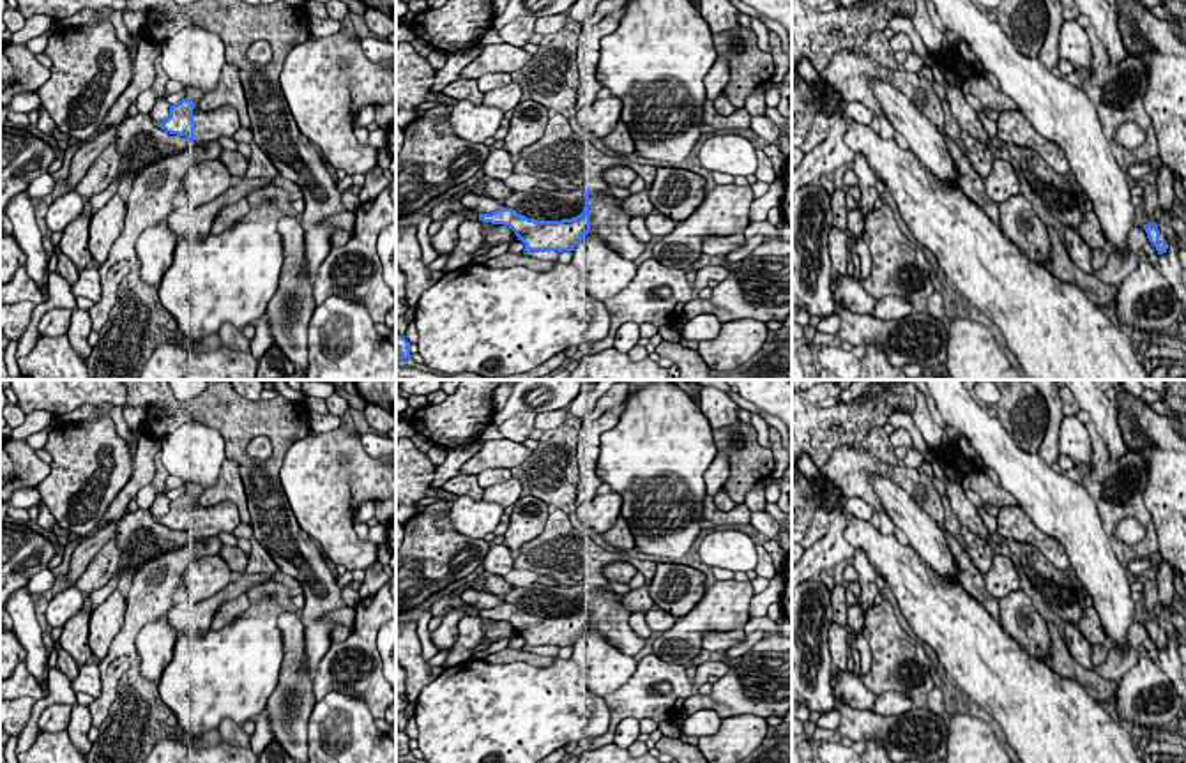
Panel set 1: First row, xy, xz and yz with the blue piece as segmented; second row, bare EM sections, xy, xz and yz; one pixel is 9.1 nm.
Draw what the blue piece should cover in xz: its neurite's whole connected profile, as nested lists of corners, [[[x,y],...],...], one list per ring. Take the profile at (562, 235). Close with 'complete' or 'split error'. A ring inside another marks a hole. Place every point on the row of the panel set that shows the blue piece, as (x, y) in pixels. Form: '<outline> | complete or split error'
[[[590,189],[583,194],[583,212],[571,219],[536,221],[500,207],[491,214],[479,214],[479,221],[509,226],[525,244],[523,251],[574,251],[585,235],[594,233],[606,240],[617,254],[635,261],[647,244],[629,233],[631,217],[622,205],[613,203],[617,196]]] | split error

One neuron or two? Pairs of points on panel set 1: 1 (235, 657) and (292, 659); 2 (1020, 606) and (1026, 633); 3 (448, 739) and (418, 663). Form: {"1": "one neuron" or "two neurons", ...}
{"1": "two neurons", "2": "one neuron", "3": "two neurons"}

